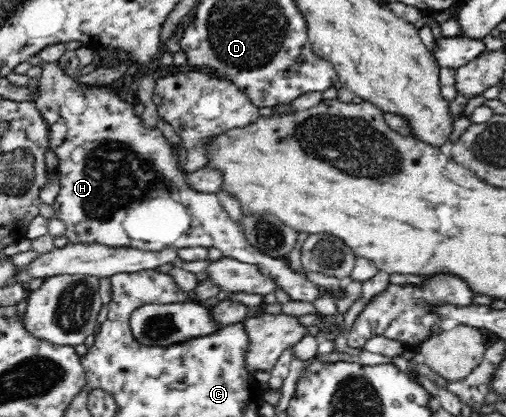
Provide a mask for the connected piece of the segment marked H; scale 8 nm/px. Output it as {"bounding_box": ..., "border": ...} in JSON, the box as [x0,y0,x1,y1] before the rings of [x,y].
{"bounding_box":[34,60,319,303],"border":[[[59,60],[44,62],[41,67],[43,75],[40,78],[40,96],[34,102],[53,127],[51,149],[59,159],[56,171],[61,182],[53,206],[56,218],[65,222],[69,243],[85,246],[99,244],[105,248],[135,248],[146,252],[181,247],[216,248],[225,257],[254,265],[261,276],[272,279],[273,284],[288,293],[291,300],[302,303],[315,301],[315,297],[319,295],[317,286],[294,272],[287,260],[269,257],[251,245],[216,194],[197,193],[185,186],[185,171],[178,169],[173,148],[158,129],[148,129],[142,125],[140,117],[133,114],[134,104],[121,100],[110,86],[96,90],[82,89],[73,78],[65,74],[65,67],[61,66]]]}

